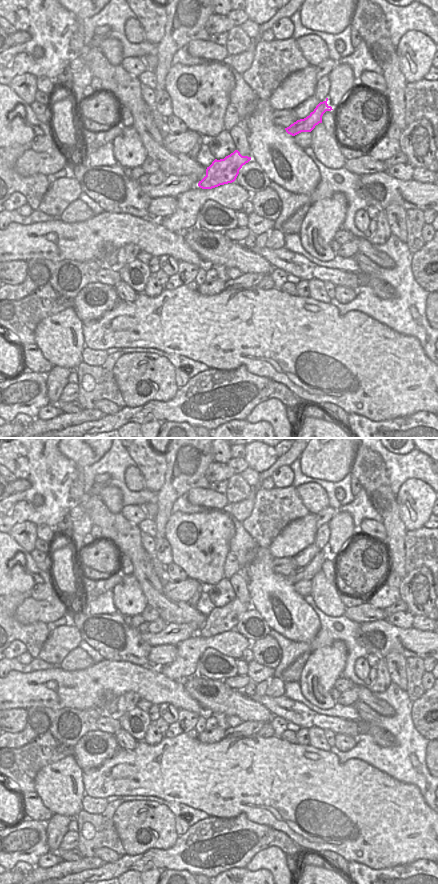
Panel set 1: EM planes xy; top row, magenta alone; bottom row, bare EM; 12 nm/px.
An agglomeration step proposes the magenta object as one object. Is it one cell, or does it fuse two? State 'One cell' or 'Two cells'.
One cell

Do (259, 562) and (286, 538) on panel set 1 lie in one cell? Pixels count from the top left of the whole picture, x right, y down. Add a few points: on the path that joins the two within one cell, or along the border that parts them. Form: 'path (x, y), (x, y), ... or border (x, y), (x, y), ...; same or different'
border (268, 548), (274, 558); different

